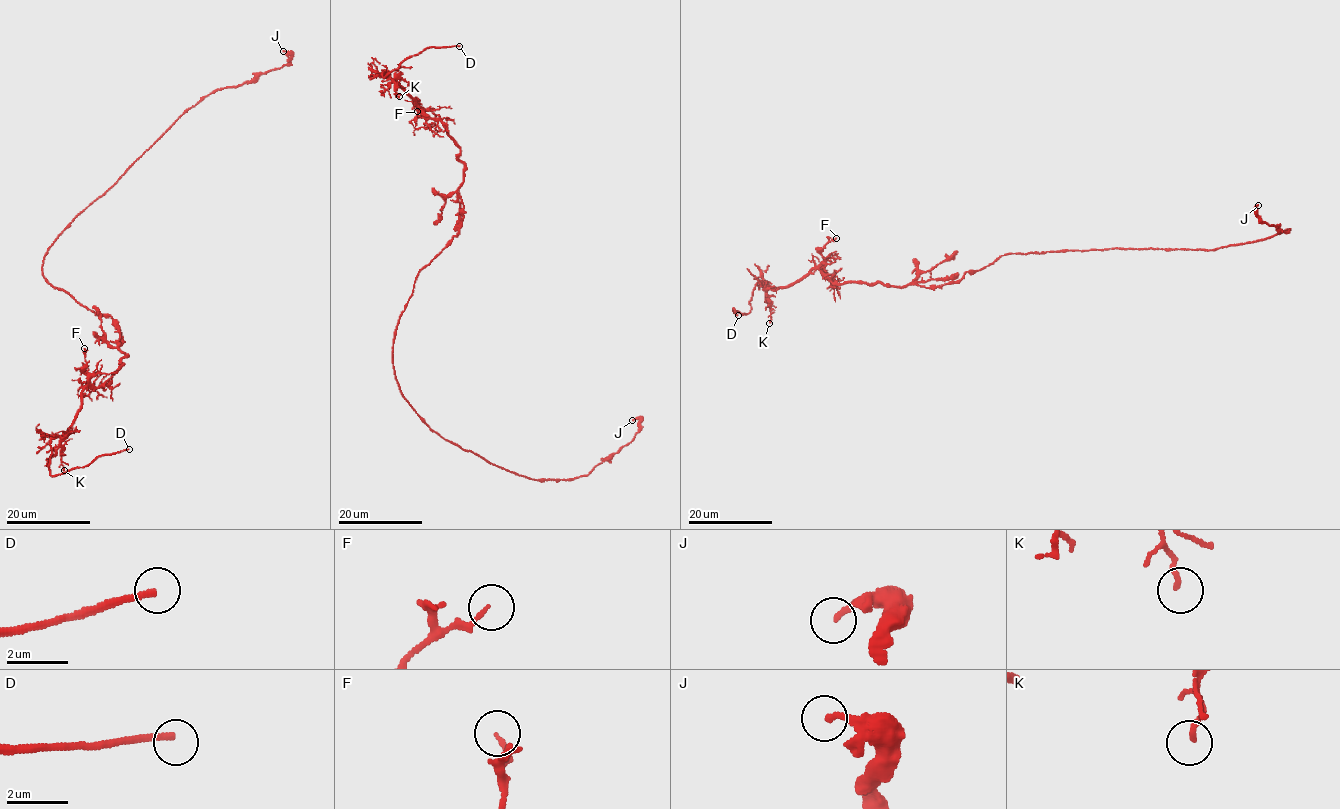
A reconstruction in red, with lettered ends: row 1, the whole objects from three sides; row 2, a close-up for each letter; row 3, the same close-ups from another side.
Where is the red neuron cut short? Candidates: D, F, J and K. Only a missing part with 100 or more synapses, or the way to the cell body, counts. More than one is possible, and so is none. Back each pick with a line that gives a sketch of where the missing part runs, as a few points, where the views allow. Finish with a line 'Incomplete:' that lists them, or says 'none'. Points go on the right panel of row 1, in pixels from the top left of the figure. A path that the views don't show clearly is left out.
D: (738, 315), (742, 320), (724, 312), (703, 296), (696, 295)
Incomplete: D

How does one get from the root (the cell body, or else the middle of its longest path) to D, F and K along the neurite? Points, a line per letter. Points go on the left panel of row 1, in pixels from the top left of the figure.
D: (57, 289), (110, 315), (126, 357), (112, 380), (82, 392), (70, 426), (51, 440), (49, 473), (129, 449)
F: (57, 289), (110, 315), (126, 357), (112, 380), (94, 386), (83, 372), (84, 348)
K: (57, 289), (110, 315), (126, 357), (112, 380), (82, 392), (82, 406), (60, 441), (64, 470)

